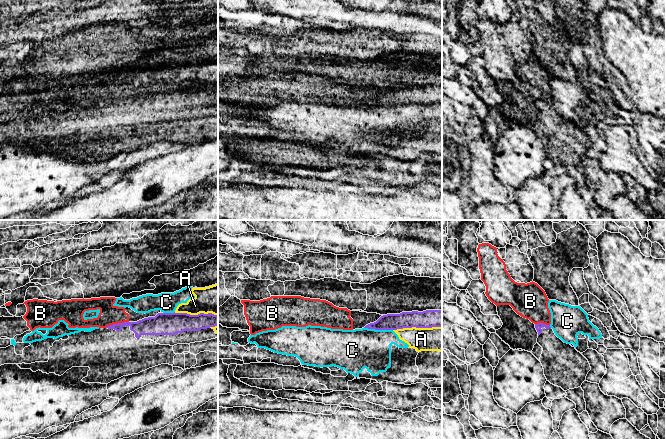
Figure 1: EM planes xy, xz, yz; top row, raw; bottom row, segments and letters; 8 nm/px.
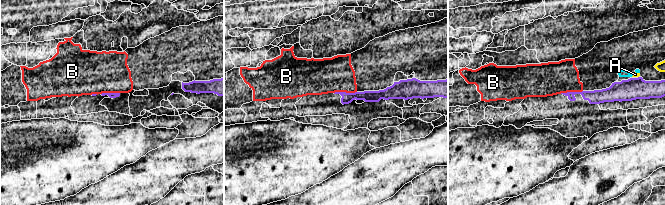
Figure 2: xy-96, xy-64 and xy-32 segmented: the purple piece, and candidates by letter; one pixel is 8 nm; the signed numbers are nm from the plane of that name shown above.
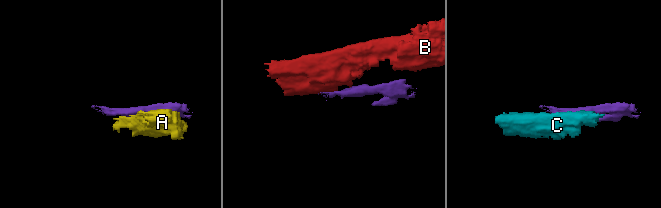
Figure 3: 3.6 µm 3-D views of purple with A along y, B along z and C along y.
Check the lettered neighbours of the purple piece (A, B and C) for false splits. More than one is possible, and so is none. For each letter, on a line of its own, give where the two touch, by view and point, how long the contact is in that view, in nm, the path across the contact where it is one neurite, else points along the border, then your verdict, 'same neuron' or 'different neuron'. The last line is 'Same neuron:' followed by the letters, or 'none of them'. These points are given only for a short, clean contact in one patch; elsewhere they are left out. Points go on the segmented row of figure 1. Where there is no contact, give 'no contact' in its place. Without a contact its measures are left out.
A: meets purple in xz at (417, 327); contact 400 nm long; different neuron
B: meets purple in xy at (116, 324); contact 200 nm long; border along xy (128, 321), (113, 323), (105, 327); different neuron
C: meets purple in xz at (378, 329); contact 240 nm long; different neuron
Same neuron: none of them

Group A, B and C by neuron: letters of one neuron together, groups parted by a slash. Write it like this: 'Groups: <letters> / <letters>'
Groups: A C / B

